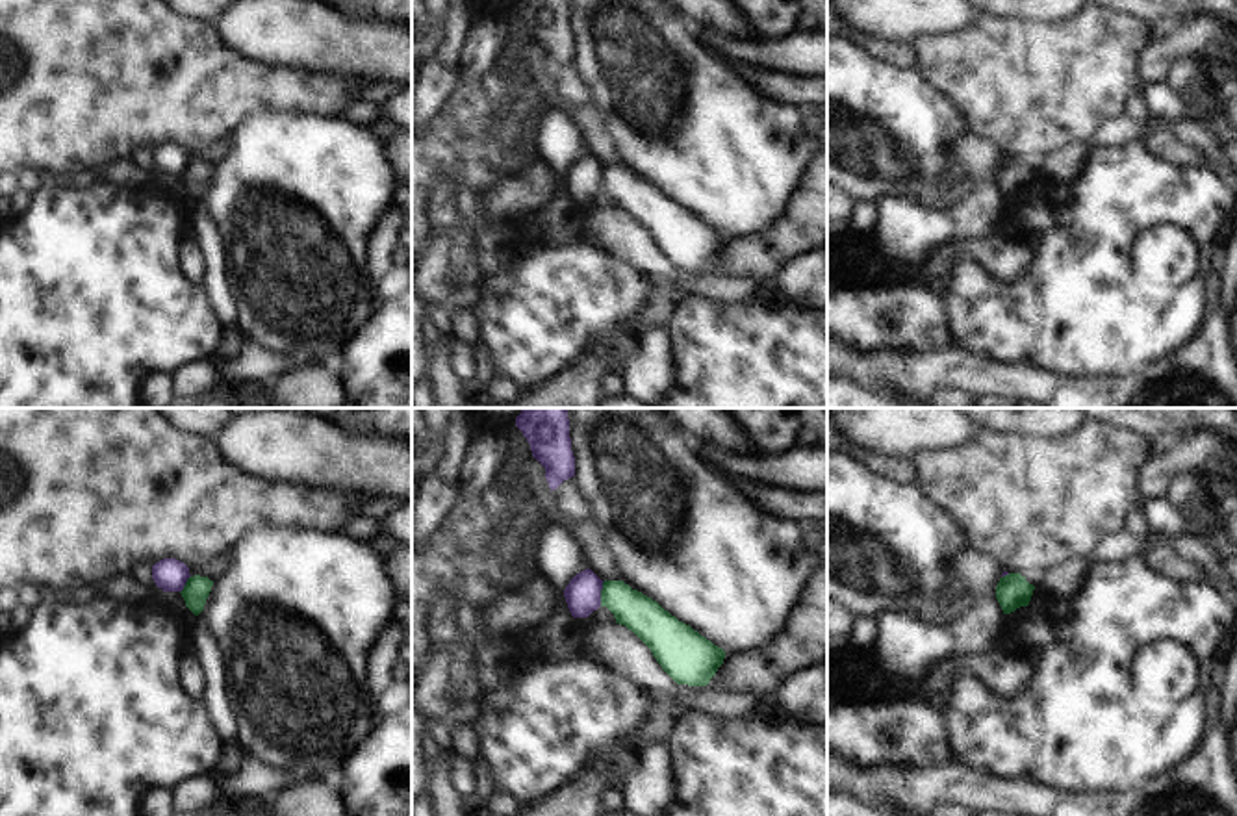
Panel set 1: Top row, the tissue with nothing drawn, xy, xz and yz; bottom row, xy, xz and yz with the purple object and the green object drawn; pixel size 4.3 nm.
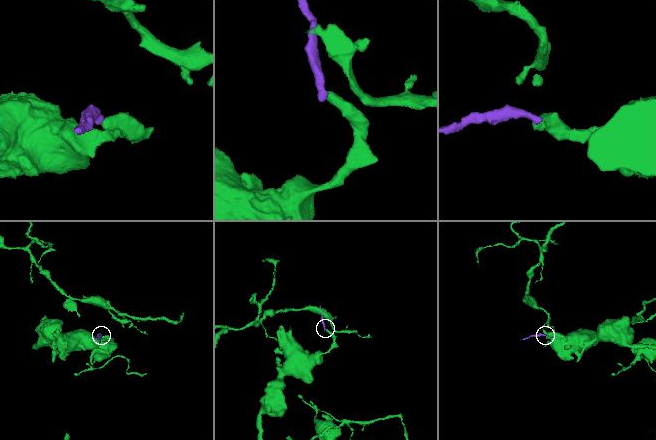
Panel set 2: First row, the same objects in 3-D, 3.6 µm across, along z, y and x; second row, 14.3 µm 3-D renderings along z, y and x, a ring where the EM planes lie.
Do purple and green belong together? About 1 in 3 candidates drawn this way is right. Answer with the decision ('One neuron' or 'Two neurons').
Two neurons

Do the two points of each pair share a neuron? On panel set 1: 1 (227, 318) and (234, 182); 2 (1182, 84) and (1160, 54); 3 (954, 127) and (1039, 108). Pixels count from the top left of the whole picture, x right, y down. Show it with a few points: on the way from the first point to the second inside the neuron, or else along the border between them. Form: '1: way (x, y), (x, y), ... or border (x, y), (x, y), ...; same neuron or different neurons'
1: border (223, 245), (225, 280), (236, 310), (236, 321); different neurons
2: border (1197, 58), (1178, 58), (1171, 67), (1167, 82); different neurons
3: border (937, 89), (952, 102), (970, 130); different neurons

